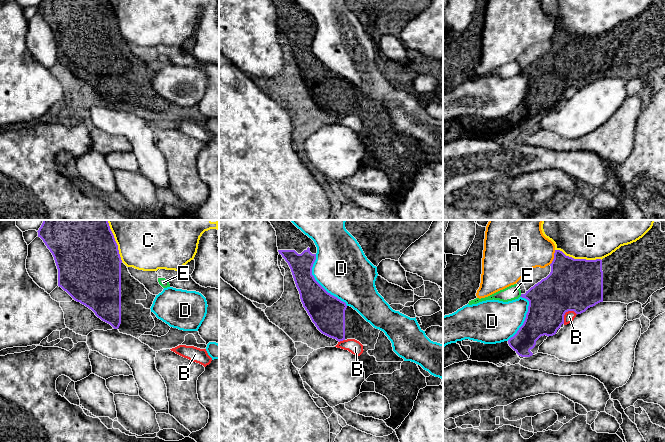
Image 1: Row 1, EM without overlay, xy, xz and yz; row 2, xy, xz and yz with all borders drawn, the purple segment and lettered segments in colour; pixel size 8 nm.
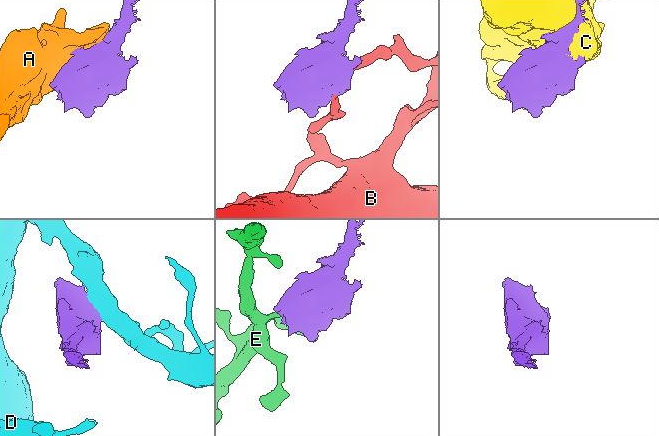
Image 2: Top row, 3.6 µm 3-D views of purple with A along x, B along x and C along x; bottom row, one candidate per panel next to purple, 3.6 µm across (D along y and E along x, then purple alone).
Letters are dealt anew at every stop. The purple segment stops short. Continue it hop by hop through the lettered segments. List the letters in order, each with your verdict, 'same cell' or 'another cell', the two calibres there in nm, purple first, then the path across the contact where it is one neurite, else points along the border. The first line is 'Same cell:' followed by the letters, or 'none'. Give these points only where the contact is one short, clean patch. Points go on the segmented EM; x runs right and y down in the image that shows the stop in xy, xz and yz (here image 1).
Same cell: none
A: another cell | 380/360 nm
B: another cell | 420/90 nm | along yz (573, 310), (568, 310), (565, 313), (563, 323)
C: another cell | 420/480 nm
D: another cell | 280/420 nm
E: another cell | 320/120 nm | along yz (521, 294), (519, 296)

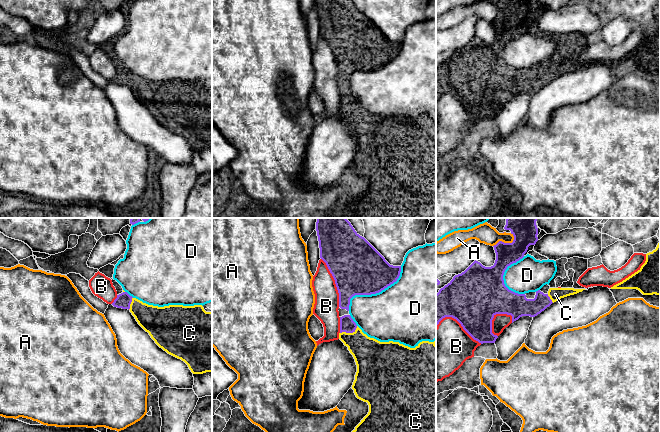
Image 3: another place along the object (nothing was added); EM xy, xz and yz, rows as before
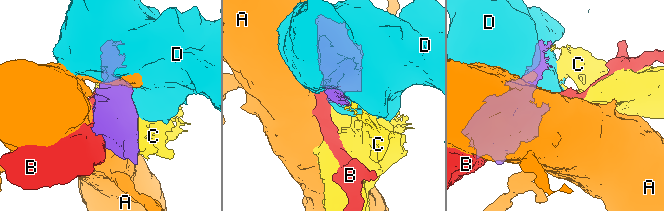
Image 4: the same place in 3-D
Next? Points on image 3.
Same cell: C
A: another cell | 240/160 nm
B: another cell | 440/380 nm
C: same cell | 120/260 nm
D: another cell | 420/460 nm

